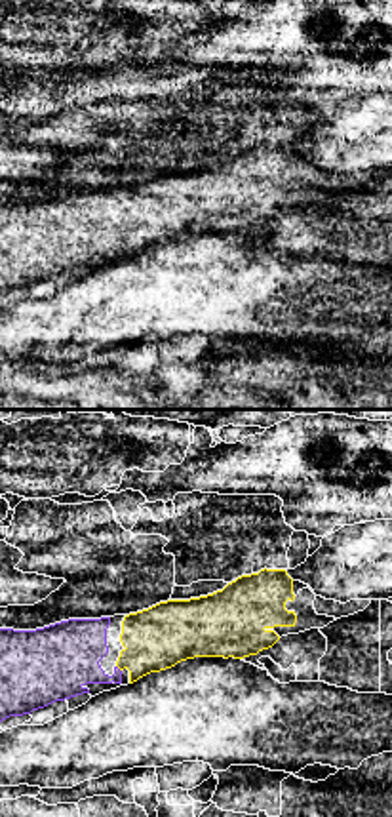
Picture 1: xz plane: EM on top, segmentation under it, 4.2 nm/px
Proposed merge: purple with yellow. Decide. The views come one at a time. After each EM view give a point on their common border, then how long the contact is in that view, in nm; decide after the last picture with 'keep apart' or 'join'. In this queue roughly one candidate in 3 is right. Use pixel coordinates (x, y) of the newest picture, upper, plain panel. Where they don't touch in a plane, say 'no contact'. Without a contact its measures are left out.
meets purple at (118, 242); contact 40 nm long

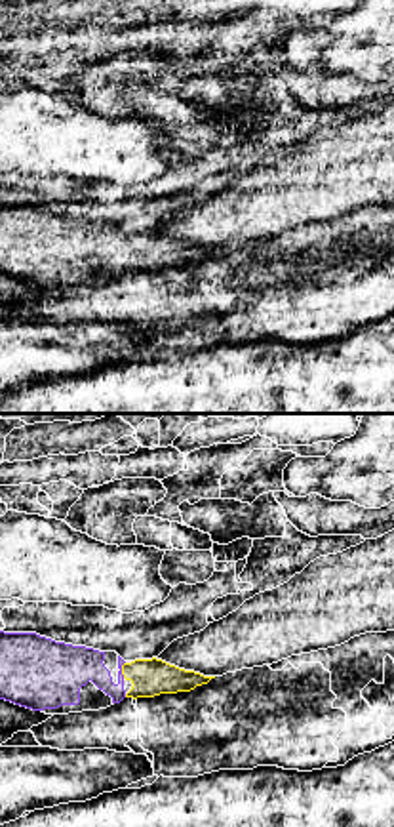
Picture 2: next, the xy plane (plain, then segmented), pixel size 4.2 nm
meets purple at (120, 242); contact 70 nm long

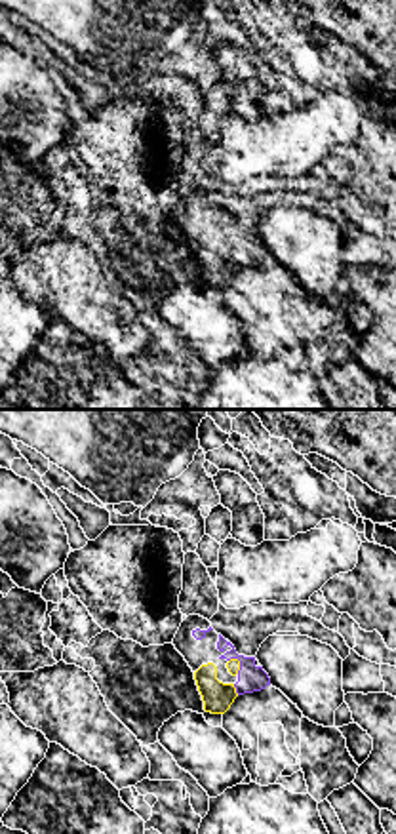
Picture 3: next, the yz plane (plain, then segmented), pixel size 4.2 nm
meets purple at (237, 263); contact 50 nm long

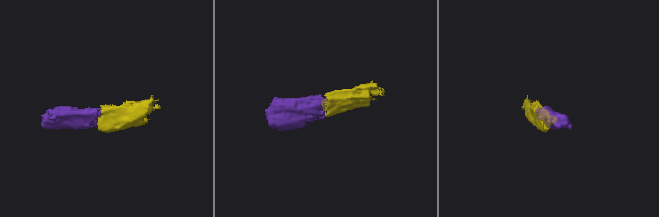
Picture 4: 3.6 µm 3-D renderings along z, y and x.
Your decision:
join

